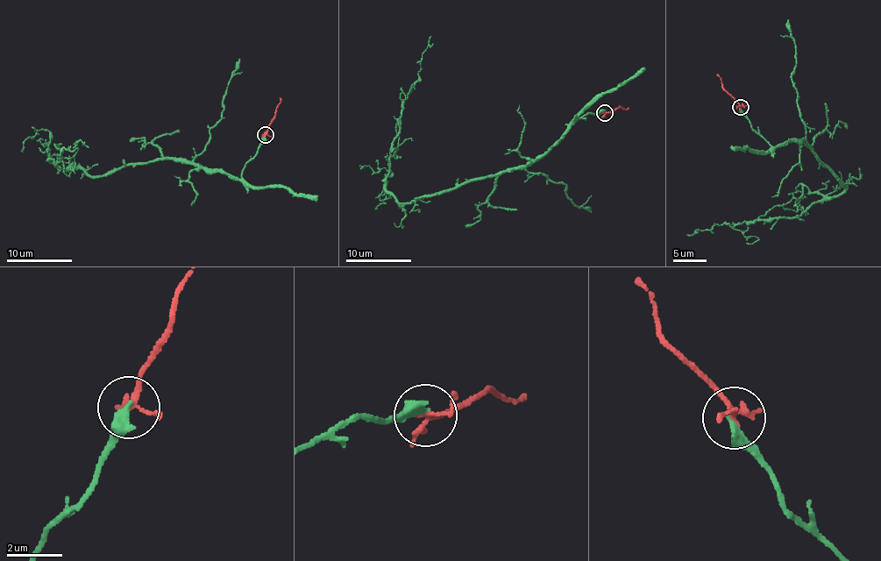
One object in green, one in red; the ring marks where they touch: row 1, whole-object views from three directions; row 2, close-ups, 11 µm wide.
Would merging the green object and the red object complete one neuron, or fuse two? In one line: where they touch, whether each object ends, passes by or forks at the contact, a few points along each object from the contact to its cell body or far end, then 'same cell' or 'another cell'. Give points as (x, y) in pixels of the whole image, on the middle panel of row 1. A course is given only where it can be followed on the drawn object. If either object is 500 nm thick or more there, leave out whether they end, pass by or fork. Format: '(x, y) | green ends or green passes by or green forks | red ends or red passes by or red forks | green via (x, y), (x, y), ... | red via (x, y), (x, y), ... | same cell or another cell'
(605, 112) | green ends | red forks | green via (605, 113), (569, 124), (523, 166), (401, 203), (385, 190), (385, 178), (401, 105), (430, 36) | red via (605, 113), (621, 107), (623, 110), (628, 108) | same cell

